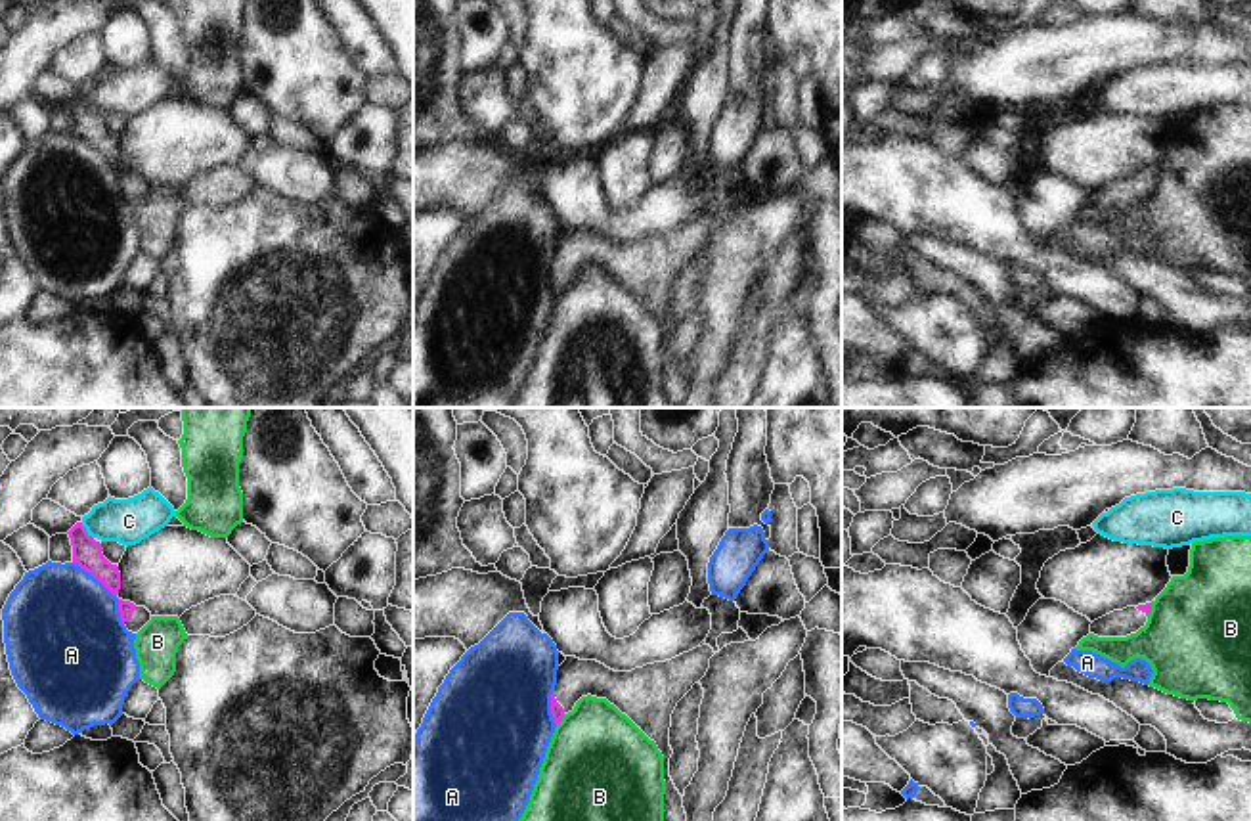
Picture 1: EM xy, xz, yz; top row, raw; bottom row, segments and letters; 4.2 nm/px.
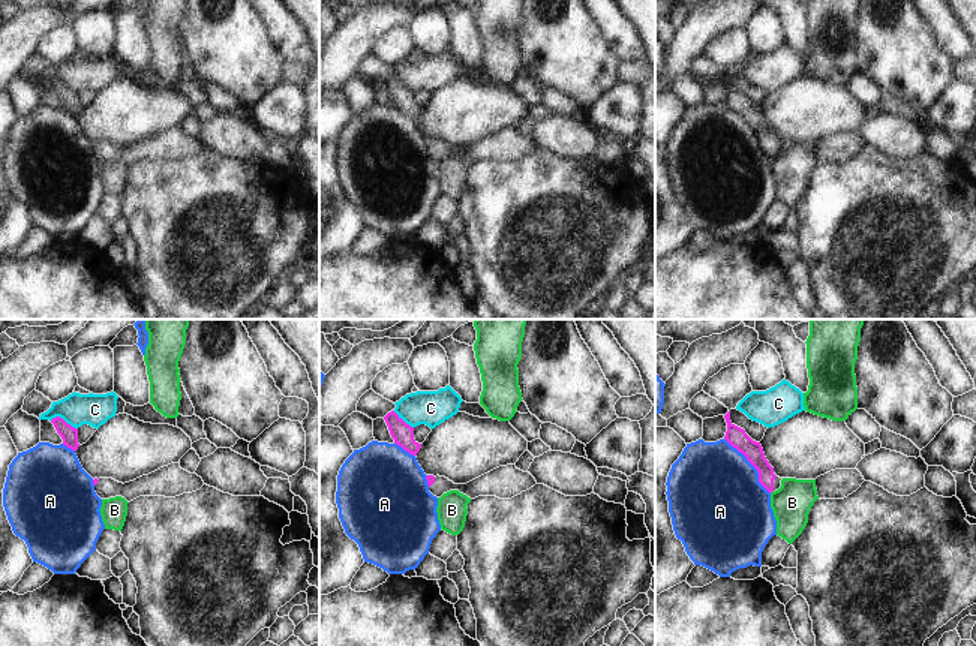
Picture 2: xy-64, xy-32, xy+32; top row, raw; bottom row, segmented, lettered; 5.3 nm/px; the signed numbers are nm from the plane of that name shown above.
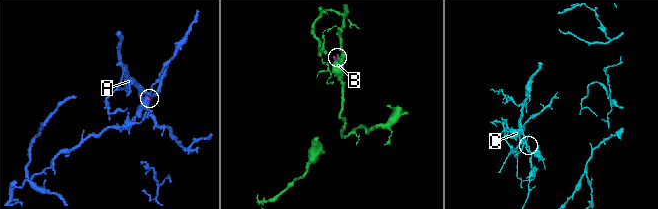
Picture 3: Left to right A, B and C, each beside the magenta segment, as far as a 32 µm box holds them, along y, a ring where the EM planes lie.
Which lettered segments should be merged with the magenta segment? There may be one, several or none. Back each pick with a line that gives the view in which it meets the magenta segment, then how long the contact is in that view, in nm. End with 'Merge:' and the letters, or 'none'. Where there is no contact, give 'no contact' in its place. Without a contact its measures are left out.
Merge: none

